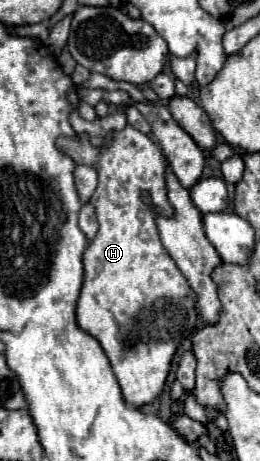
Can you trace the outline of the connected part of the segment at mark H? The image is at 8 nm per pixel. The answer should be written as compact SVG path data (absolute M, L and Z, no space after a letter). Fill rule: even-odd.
M126 125L122 131L112 131L108 137L112 139L108 147L94 147L88 133L58 137L56 141L58 149L72 157L76 165L90 165L98 171L98 187L92 195L92 205L96 209L100 229L84 253L84 285L78 299L76 319L86 333L100 341L106 357L110 359L126 403L142 407L146 403L152 403L160 395L168 379L174 353L196 327L196 293L194 289L190 289L188 295L186 277L160 245L156 215L174 217L174 207L170 205L166 195L168 161L164 153L152 141L152 137L140 133L130 125ZM144 195L150 197L150 203L144 201Z

